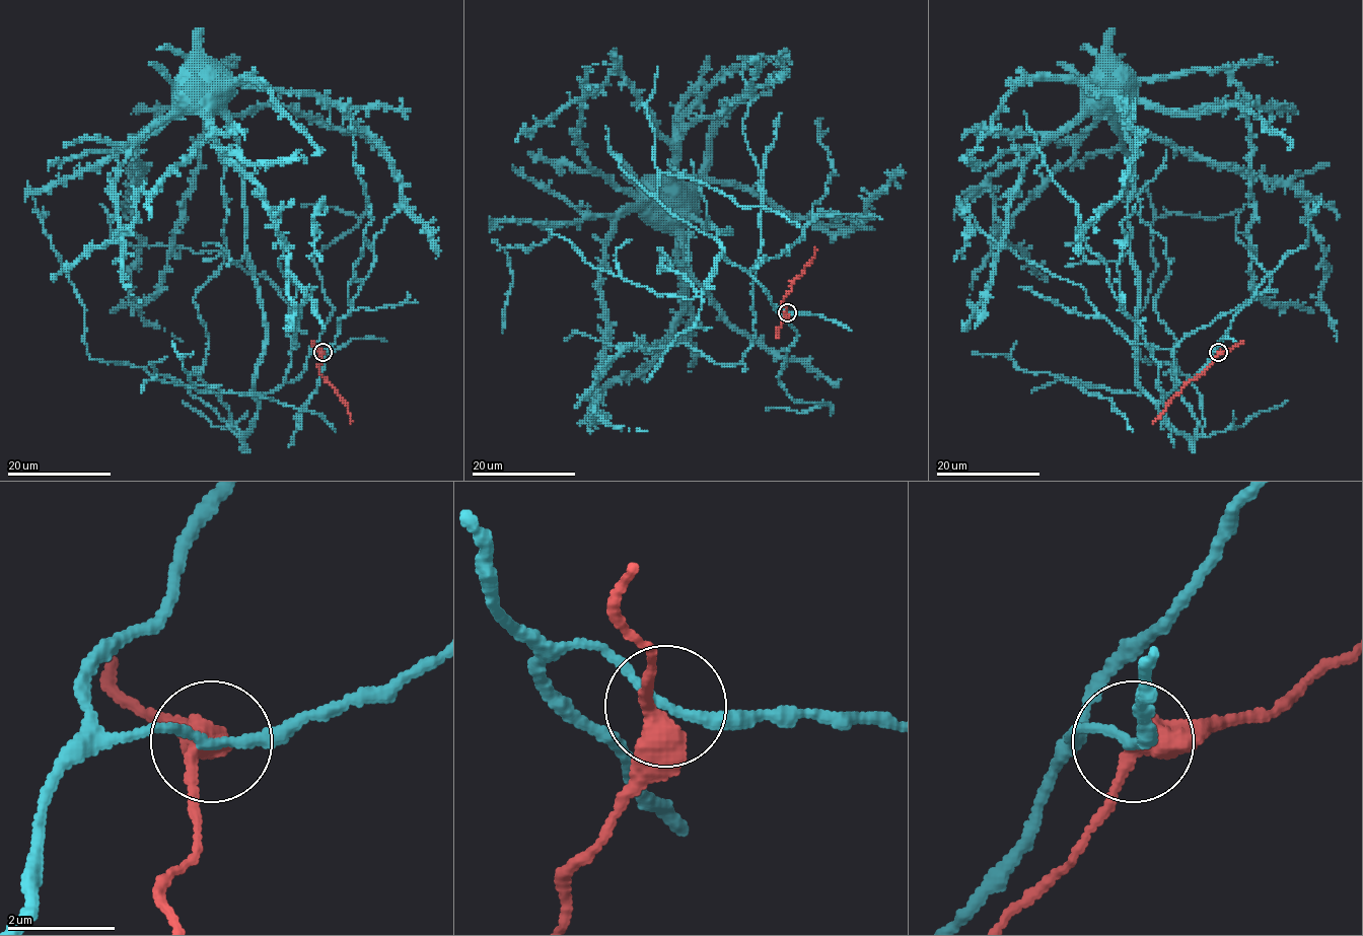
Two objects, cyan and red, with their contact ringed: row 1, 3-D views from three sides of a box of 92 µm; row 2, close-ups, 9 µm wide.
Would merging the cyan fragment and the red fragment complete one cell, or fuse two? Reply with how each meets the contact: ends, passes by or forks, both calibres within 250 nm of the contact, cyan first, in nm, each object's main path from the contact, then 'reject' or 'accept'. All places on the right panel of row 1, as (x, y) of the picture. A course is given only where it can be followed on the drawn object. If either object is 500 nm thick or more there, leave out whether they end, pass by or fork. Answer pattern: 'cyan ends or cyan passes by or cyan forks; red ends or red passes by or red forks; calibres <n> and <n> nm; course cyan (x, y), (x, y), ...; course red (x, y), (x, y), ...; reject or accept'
cyan passes by; red passes by; calibres 170 and 420 nm; course cyan (1218, 352), (1160, 401), (1138, 381), (1137, 271), (1127, 202), (1134, 159), (1123, 112), (1127, 93), (1108, 72); course red (1218, 352), (1204, 372), (1191, 379), (1153, 423); reject

